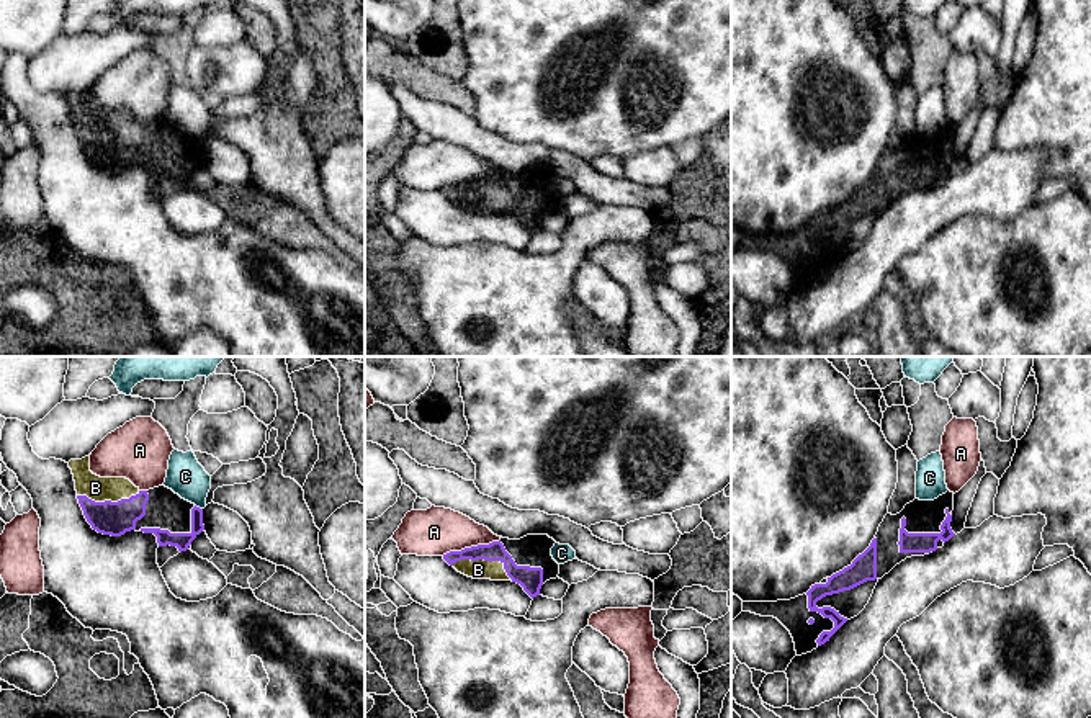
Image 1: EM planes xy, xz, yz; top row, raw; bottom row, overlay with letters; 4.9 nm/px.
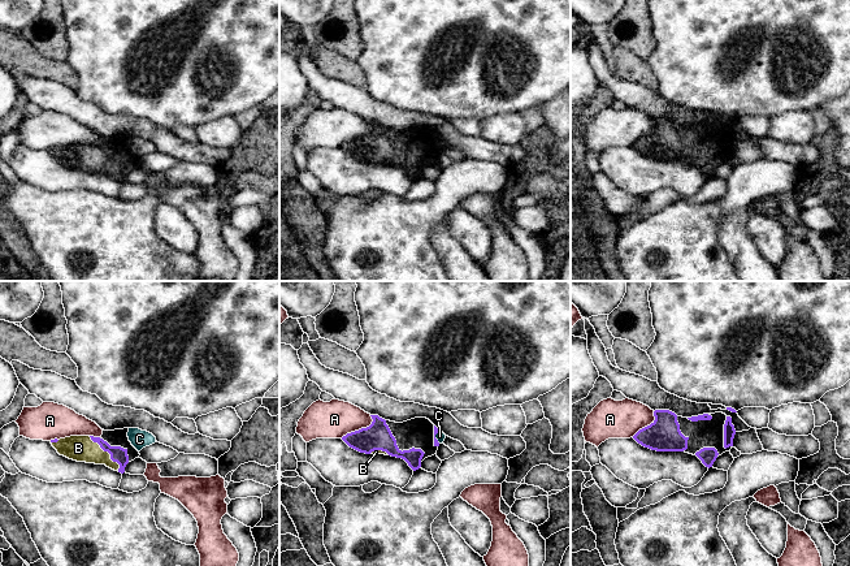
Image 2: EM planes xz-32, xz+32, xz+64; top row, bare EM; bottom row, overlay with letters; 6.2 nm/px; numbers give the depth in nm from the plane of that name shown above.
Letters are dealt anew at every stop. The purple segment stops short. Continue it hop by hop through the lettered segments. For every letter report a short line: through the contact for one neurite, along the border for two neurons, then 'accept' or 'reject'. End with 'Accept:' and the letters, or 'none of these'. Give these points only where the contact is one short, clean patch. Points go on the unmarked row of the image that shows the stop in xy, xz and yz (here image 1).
A: reject
B: line xz (529, 211), (484, 193), (478, 203); accept
C: line xy (195, 138), (202, 143); reject
Accept: B

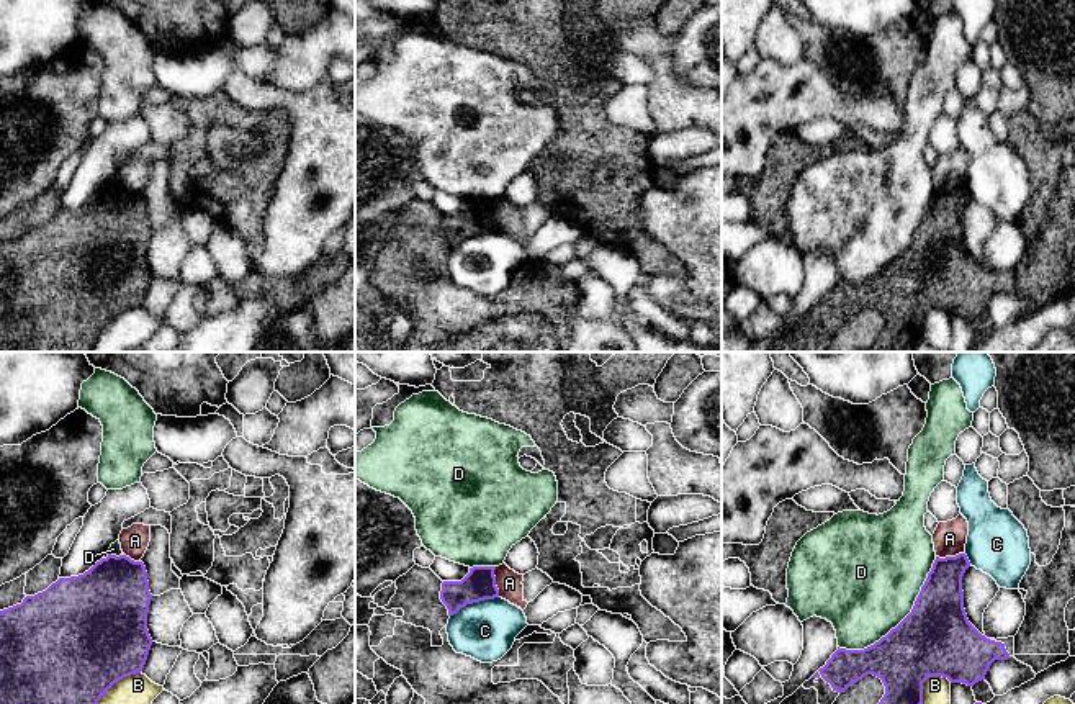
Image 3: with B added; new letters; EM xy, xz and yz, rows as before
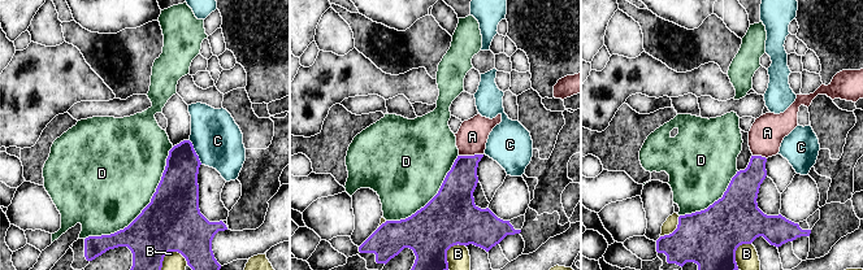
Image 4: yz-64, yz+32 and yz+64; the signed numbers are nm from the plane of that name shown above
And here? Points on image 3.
A: line xz (494, 200), (494, 218), (499, 230); reject
B: reject
C: reject
D: reject
Accept: none of these

